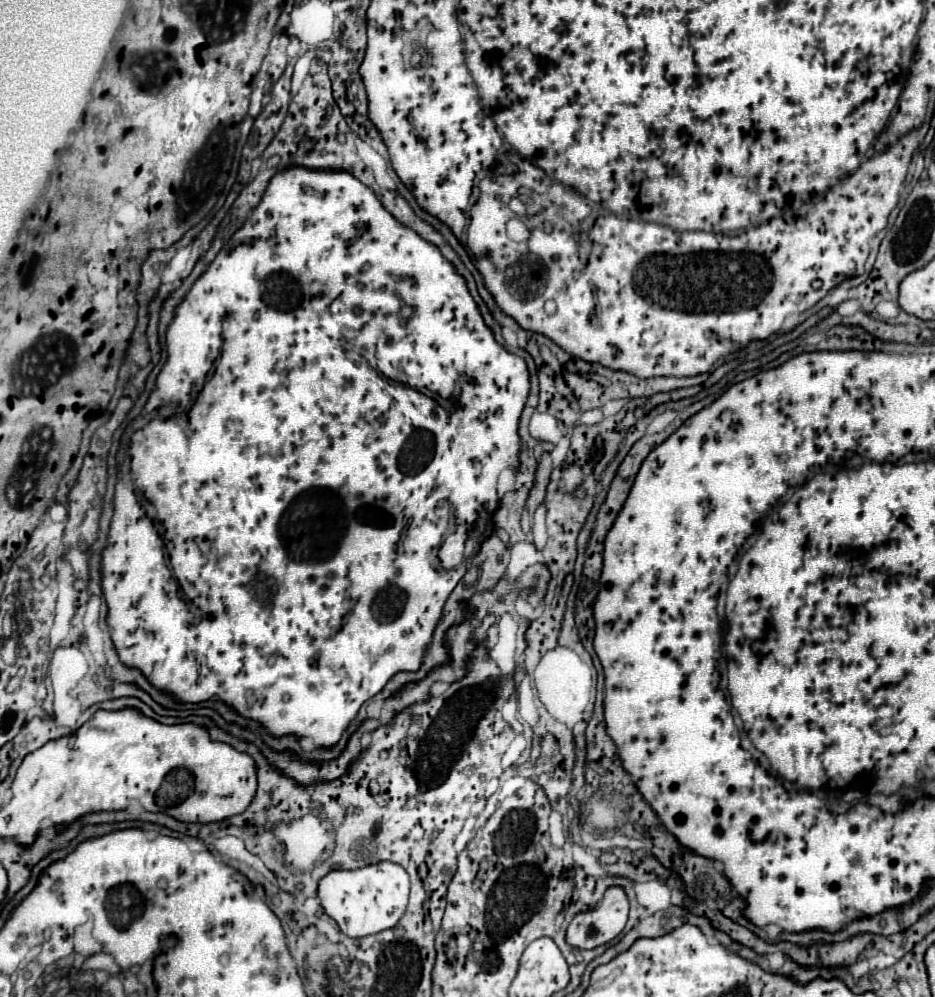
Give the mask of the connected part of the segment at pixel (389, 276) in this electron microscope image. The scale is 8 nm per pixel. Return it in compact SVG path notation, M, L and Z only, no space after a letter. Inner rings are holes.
M298 166L298 170L286 170L286 174L276 174L276 176L274 176L274 178L272 178L272 180L270 180L270 186L268 186L268 188L266 188L266 194L264 194L264 196L262 196L262 202L260 202L260 204L258 204L258 206L256 206L256 208L254 208L254 214L252 214L252 218L248 218L248 220L246 220L246 226L242 226L242 230L238 230L238 234L234 234L234 236L232 236L232 238L230 238L230 242L228 242L228 244L226 244L226 246L224 246L224 248L222 248L222 250L220 250L220 252L218 252L218 256L216 256L216 260L214 260L214 262L212 262L212 264L210 264L210 266L208 266L208 270L206 270L206 272L204 272L204 274L202 274L202 276L200 276L200 278L198 278L198 280L196 280L196 282L194 282L194 286L192 286L192 290L190 290L190 292L188 292L188 294L186 294L186 298L184 298L184 300L182 300L182 304L180 304L180 306L178 306L178 308L176 308L176 318L174 318L174 320L172 320L172 324L170 324L170 328L168 328L168 332L166 332L166 348L168 348L168 362L166 362L166 366L164 366L164 368L162 368L162 372L160 372L160 374L158 374L158 378L156 378L156 384L158 384L158 390L154 390L154 392L152 392L152 394L150 394L150 400L148 400L148 404L146 404L146 406L148 406L148 408L152 408L152 406L154 406L154 410L158 410L158 412L160 412L160 414L158 414L158 416L156 416L156 418L152 418L152 420L150 420L150 422L148 422L148 424L146 424L146 426L144 426L144 428L142 428L142 430L138 430L138 432L136 432L136 434L132 434L132 438L130 438L130 440L132 440L132 442L130 442L130 458L132 458L132 462L130 462L130 466L132 466L132 474L134 474L134 490L136 490L136 492L130 492L130 494L128 494L128 496L122 496L122 494L120 494L120 492L118 492L118 494L116 494L116 500L114 500L114 518L112 518L112 524L110 524L110 538L108 538L108 546L106 546L106 550L104 550L104 554L102 554L102 592L104 592L104 598L106 598L106 602L108 602L108 626L110 626L110 628L112 628L112 640L114 640L114 646L116 646L116 652L118 652L118 654L120 654L120 660L122 660L122 662L124 662L124 664L126 664L126 666L136 666L136 668L140 668L140 670L142 670L142 672L144 672L144 676L146 676L146 678L148 678L148 680L150 680L150 682L152 682L152 684L154 684L154 686L156 686L156 688L158 688L158 690L170 690L170 692L172 692L172 694L174 694L174 696L176 696L176 698L178 698L178 700L182 700L182 702L204 702L204 700L210 700L210 698L212 698L212 696L214 696L214 694L218 694L218 696L220 696L220 698L222 698L222 700L224 700L224 702L226 702L226 704L228 704L228 706L232 706L232 708L234 708L234 710L238 710L238 712L240 712L240 714L242 714L242 716L248 716L248 718L254 718L254 720L258 720L258 722L262 722L262 724L264 724L264 726L266 726L266 730L268 730L268 732L270 732L270 734L274 734L274 736L284 736L284 734L298 734L298 736L312 736L312 738L314 738L314 744L316 744L316 746L326 746L326 748L328 748L328 746L332 746L332 744L336 744L336 742L338 742L338 740L340 740L340 736L342 736L342 732L344 732L344 730L346 730L346 728L348 728L348 724L350 724L350 722L352 722L352 718L354 718L354 716L356 716L356 714L358 714L358 708L360 708L360 706L362 706L362 704L364 704L364 702L366 702L366 700L368 700L368 698L372 698L372 696L374 696L374 694L376 694L376 692L380 692L380 690L382 690L382 688L384 688L384 684L386 684L386 682L388 682L388 680L390 680L390 676L394 676L394 674L396 674L396 672L400 672L400 670L418 670L418 668L420 668L420 662L422 662L422 654L424 654L424 650L426 650L426 646L428 646L428 644L430 644L430 638L432 638L432 632L434 632L434 626L436 626L436 624L438 624L438 618L440 618L440 616L442 616L442 606L444 606L444 602L446 602L446 598L448 598L448 594L450 594L450 590L454 590L454 586L456 586L456 584L458 584L458 578L462 578L462 574L466 574L466 570L464 570L464 568L462 568L462 566L460 566L460 562L462 562L462 558L464 558L464 542L466 542L466 538L468 538L468 530L470 530L470 526L472 526L472 524L474 524L474 522L476 522L476 516L478 516L478 510L482 510L482 506L484 506L484 504L488 504L488 506L490 506L490 504L492 504L492 508L498 508L498 492L496 492L496 478L498 478L498 474L500 474L500 470L504 470L504 468L506 468L506 466L512 466L512 468L514 468L514 466L518 466L518 454L520 454L520 436L518 436L518 418L520 418L520 414L522 414L522 408L524 408L524 404L526 404L526 394L528 394L528 390L530 390L530 380L528 380L528 368L526 368L526 362L524 362L524 360L522 360L522 358L520 358L520 356L514 356L514 354L510 354L510 352L506 352L506 350L504 350L504 348L502 348L502 346L500 346L500 344L498 344L498 342L496 342L496 340L494 340L494 336L492 336L492 334L490 334L490 328L488 328L488 326L486 326L486 324L484 324L484 322L482 322L482 316L480 316L480 312L478 312L478 308L476 308L476 302L474 302L474 300L472 300L472 296L470 296L470 292L468 292L468 288L466 288L466 280L464 280L464 278L462 278L462 276L460 276L460 274L458 274L458 272L456 272L456 270L454 270L454 266L450 266L450 262L446 262L446 258L444 258L444 256L442 256L442 254L440 254L440 250L438 250L438 248L436 248L436 246L434 246L434 244L430 244L430 242L426 242L426 240L422 240L422 238L420 238L420 236L418 236L418 234L416 234L416 232L414 232L414 230L410 230L410 228L406 228L406 226L404 226L404 224L400 224L400 222L398 222L398 220L396 220L396 218L394 218L394 216L392 216L392 214L390 214L390 212L386 212L386 210L384 210L384 206L382 206L382 204L380 204L380 200L378 200L378 198L376 198L376 194L374 194L374 192L372 192L372 190L370 190L370 188L368 188L368 186L364 186L364 184L362 184L362 182L358 182L358 178L354 178L354 176L352 176L352 174L350 174L350 172L320 172L320 170L318 170L318 172L316 172L316 170L302 170L302 168L300 168L300 166ZM358 282L360 282L360 284L364 284L364 290L360 290L360 288L358 288ZM342 328L354 328L354 330L356 330L356 340L354 340L354 346L356 346L356 348L360 348L360 354L362 354L362 356L364 356L364 358L366 358L366 362L368 362L368 364L370 364L370 366L372 366L372 368L374 368L374 370L378 370L378 372L382 372L382 374L384 374L384 376L386 376L386 378L382 378L382 376L380 376L380 374L378 374L378 372L362 372L362 374L360 374L360 372L356 372L356 374L354 374L354 372L352 372L352 374L350 374L350 350L354 350L354 346L352 346L352 342L346 342L346 340L344 340L344 338L342 338L342 334L340 334L340 332L342 332ZM440 328L442 328L442 330L444 330L444 328L446 328L446 334L448 334L448 336L440 336L440 332L438 332L438 336L436 336L436 332L434 332L434 330L440 330ZM458 380L460 380L460 388L462 388L462 394L460 394L460 406L458 406L458 408L456 408L456 412L448 412L448 410L444 410L444 408L442 408L442 406L440 406L440 404L438 404L438 402L436 402L436 400L432 400L432 398L428 398L428 396L424 396L424 394L420 394L420 392L416 392L416 390L414 390L414 388L408 388L408 386L424 386L424 388L428 388L428 390L430 390L430 392L434 392L434 394L438 394L438 396L440 396L440 398L450 398L450 396L452 396L452 394L454 394L454 390L456 390L456 384L458 384ZM320 406L328 406L328 410L330 410L330 418L326 418L326 420L324 420L324 418L318 418L318 420L316 420L316 412L318 412L318 410L320 410ZM452 414L454 414L454 418L459 418L459 419L460 419L460 420L461 420L461 426L459 426L459 434L458 434L458 435L460 435L460 434L461 434L461 437L459 437L459 444L458 444L458 443L457 443L457 442L458 442L458 441L457 441L457 440L455 440L455 439L454 439L454 438L456 438L456 437L453 437L453 438L452 438L452 436L454 436L454 428L452 428L452 426L450 426L450 422L452 422ZM332 418L334 418L334 420L344 420L344 422L342 422L342 424L346 424L346 420L348 420L348 434L346 434L346 430L342 430L342 426L338 426L338 424L336 424L336 422L330 422L330 420L332 420ZM342 446L346 446L346 448L348 448L348 454L342 454ZM142 496L144 496L144 500L148 500L148 502L150 502L150 504L152 504L152 506L154 506L154 508L156 508L156 516L158 516L158 520L160 520L160 522L162 522L162 526L164 526L164 536L162 536L162 538L160 538L160 534L158 534L158 530L156 530L156 526L154 526L154 518L150 518L150 516L148 516L148 512L146 512L146 502L142 502L142 500L140 500L140 498L142 498ZM452 507L454 507L454 518L458 518L458 522L456 522L456 532L454 532L454 534L448 534L448 536L446 536L446 538L444 538L444 534L446 534L446 530L448 530L448 526L450 526L450 523L451 523L451 521L450 521L450 519L451 519L451 520L452 520ZM403 533L404 533L404 544L406 544L406 550L404 550L404 554L402 554L402 556L398 556L398 558L396 558L396 560L394 560L394 554L396 554L396 542L399 542L399 540L400 540L400 539L401 539L401 537L402 537L402 535L403 535ZM156 550L168 550L168 562L170 562L170 566L172 566L172 570L174 570L174 578L178 578L178 584L180 584L180 586L182 586L182 590L184 590L184 594L186 594L186 598L188 598L188 600L190 600L190 602L194 602L194 604L196 604L196 606L198 606L198 608L200 608L200 610L202 610L202 612L204 612L204 614L206 614L206 616L204 616L204 618L202 618L202 620L200 620L200 622L198 622L198 624L186 624L186 622L184 622L184 626L182 626L182 622L180 622L180 624L174 624L174 626L176 626L176 628L174 628L174 630L170 630L170 628L168 628L168 630L166 630L166 628L160 628L160 630L156 630L156 632L154 632L154 630L148 630L148 624L144 624L144 618L146 618L146 614L144 614L144 600L142 600L142 598L130 598L130 578L136 578L136 576L134 576L134 572L132 572L132 568L144 568L144 558L156 558ZM328 560L330 560L330 564L332 564L332 562L334 562L334 564L338 564L338 578L330 578L330 574L326 574L326 570L322 570L322 566L326 566L326 564L328 564ZM384 572L386 572L386 574L388 574L388 582L386 582L386 580L384 580L384 586L382 586L382 590L374 590L374 582L378 582L378 578L382 578L382 574L384 574Z

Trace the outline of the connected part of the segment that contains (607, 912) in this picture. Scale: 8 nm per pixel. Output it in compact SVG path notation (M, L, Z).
M610 886L594 910L576 914L568 926L566 942L576 948L596 948L614 940L628 920L628 896L624 888Z

